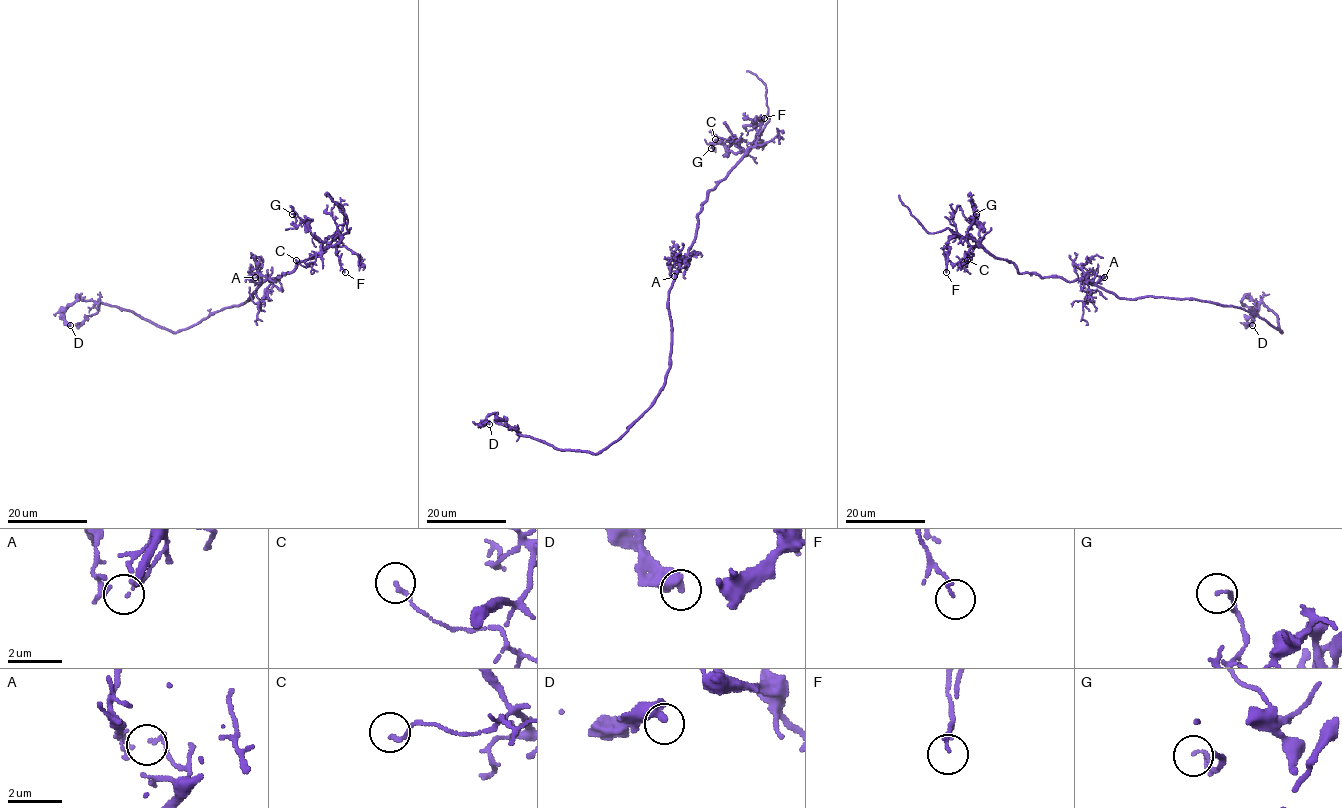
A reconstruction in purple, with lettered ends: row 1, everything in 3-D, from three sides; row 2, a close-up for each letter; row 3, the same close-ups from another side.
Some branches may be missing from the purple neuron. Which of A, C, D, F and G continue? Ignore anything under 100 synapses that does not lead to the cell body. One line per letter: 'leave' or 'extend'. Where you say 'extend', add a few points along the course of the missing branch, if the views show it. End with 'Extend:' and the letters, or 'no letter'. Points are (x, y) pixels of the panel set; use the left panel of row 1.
A: leave
C: leave
D: leave
F: leave
G: leave
Extend: no letter

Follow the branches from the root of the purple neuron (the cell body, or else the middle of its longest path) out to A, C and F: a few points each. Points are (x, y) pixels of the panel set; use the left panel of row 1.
A: (252, 296), (249, 298), (260, 281), (255, 277)
C: (252, 296), (266, 279), (290, 272), (327, 244), (312, 265), (296, 260)
F: (252, 296), (266, 279), (274, 281), (290, 272), (341, 235), (336, 254), (345, 272)

